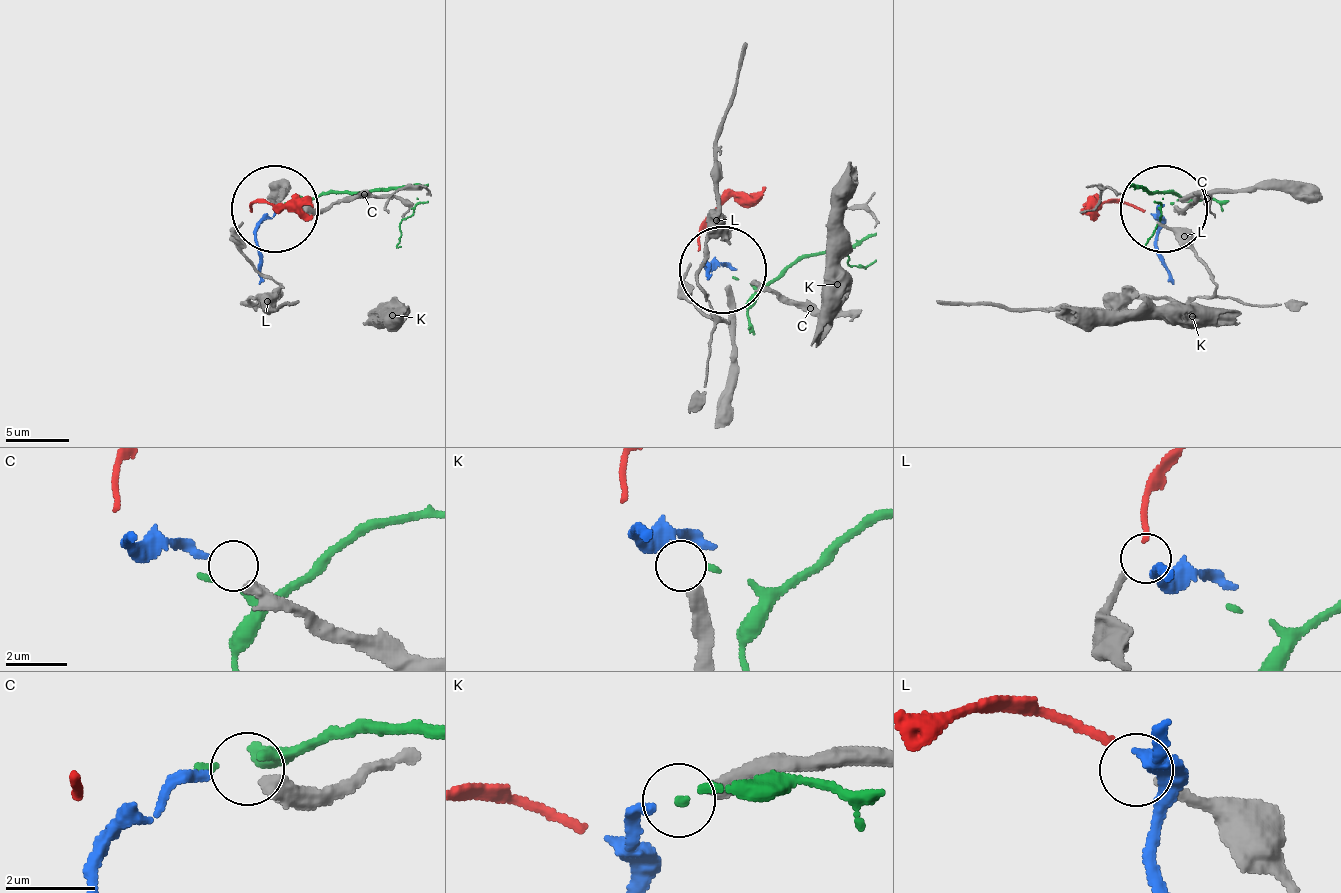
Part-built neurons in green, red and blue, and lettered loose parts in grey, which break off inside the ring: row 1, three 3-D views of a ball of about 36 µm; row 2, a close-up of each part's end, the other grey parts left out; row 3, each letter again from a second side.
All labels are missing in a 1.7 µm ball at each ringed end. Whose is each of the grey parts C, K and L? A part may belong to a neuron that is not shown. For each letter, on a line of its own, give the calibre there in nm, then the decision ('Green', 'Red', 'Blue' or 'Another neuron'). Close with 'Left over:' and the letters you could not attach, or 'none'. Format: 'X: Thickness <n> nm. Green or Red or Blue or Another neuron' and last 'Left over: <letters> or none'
C: Thickness 420 nm. Blue
K: Thickness 380 nm. Another neuron
L: Thickness 190 nm. Red
Left over: K

